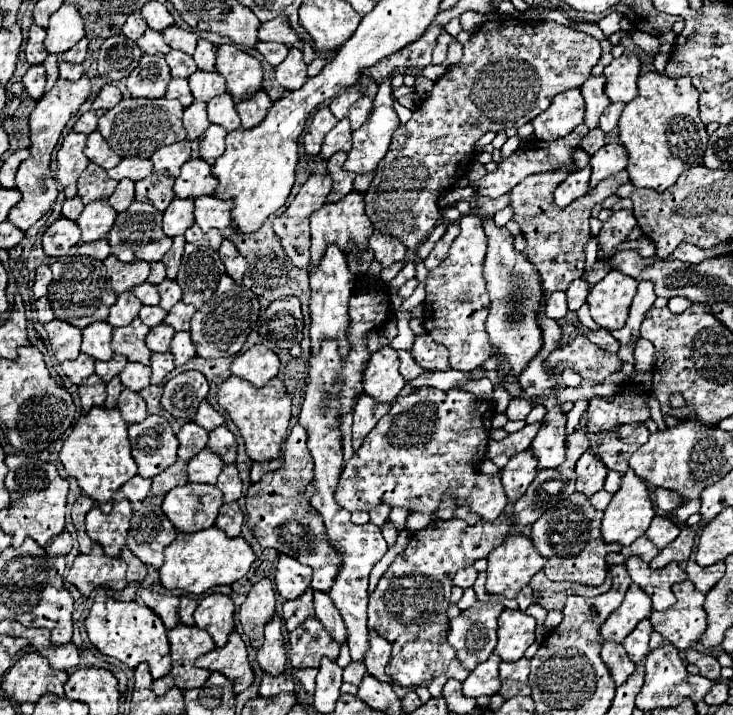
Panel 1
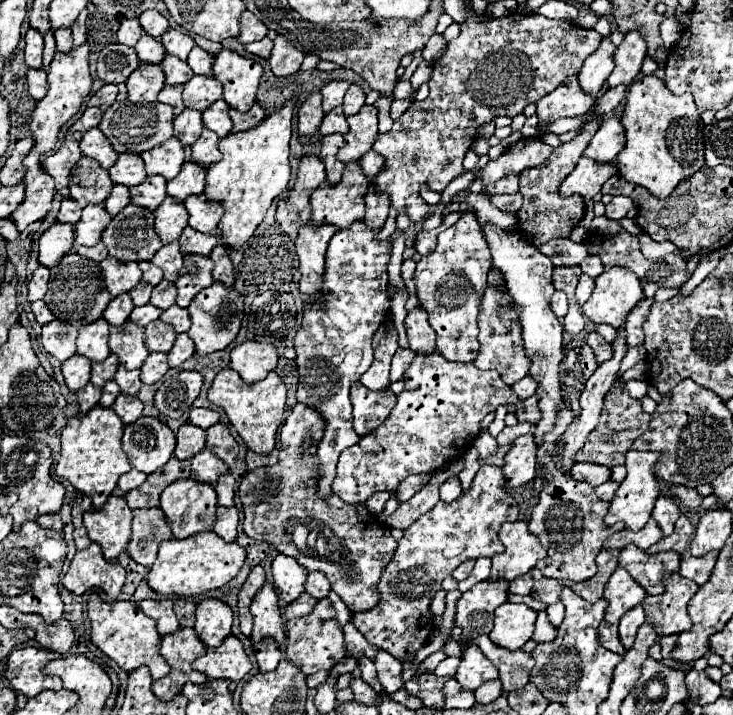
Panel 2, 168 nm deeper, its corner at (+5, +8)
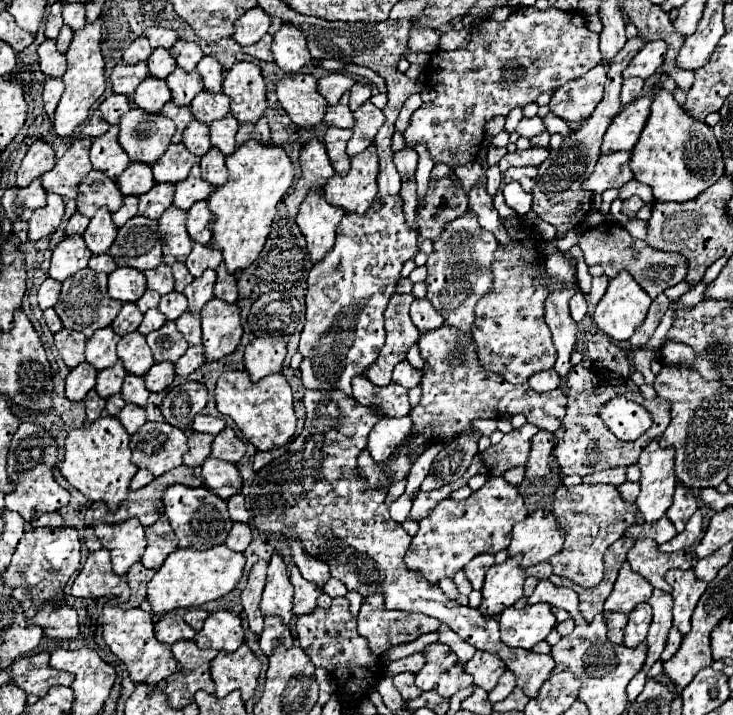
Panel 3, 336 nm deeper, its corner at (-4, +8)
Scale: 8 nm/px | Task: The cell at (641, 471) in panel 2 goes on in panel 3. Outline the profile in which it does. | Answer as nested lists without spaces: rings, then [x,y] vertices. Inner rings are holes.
[[[652,440],[642,450],[638,466],[642,470],[638,512],[644,522],[656,522],[666,514],[674,496],[674,448],[660,448],[658,440]]]

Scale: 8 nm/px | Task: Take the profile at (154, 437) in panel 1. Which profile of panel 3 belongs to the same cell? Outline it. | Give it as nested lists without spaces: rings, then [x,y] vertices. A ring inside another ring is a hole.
[[[146,422],[130,440],[132,462],[160,476],[182,464],[188,438],[180,428],[166,422]]]

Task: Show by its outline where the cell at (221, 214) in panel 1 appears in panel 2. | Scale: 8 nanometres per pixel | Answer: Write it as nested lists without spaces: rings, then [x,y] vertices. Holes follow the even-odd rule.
[[[203,194],[189,196],[185,200],[185,208],[189,212],[189,226],[199,232],[215,234],[217,222],[221,220],[221,214],[223,214],[223,208],[219,204],[221,202],[209,202]]]

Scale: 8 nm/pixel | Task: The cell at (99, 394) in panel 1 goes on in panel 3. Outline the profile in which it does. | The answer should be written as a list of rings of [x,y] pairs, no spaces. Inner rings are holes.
[[[90,390],[84,402],[86,402],[86,416],[88,416],[88,422],[94,422],[94,420],[102,414],[102,410],[104,410],[104,406],[106,406],[106,400],[100,398],[100,396],[96,394],[96,390]]]

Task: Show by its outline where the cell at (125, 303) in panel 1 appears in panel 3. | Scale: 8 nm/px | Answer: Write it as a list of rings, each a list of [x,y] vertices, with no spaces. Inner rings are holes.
[[[124,304],[120,314],[114,318],[112,322],[112,330],[118,332],[120,336],[126,336],[130,332],[134,332],[142,322],[142,314],[138,310],[136,304]]]

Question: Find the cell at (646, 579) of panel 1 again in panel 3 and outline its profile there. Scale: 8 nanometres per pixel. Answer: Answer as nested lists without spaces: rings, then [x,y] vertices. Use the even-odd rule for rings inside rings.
[[[650,538],[636,540],[632,550],[628,552],[628,562],[634,572],[642,574],[654,588],[660,588],[664,592],[670,592],[670,584],[666,584],[664,574],[670,568],[692,568],[692,552],[688,548],[666,554],[658,550],[658,544]]]

